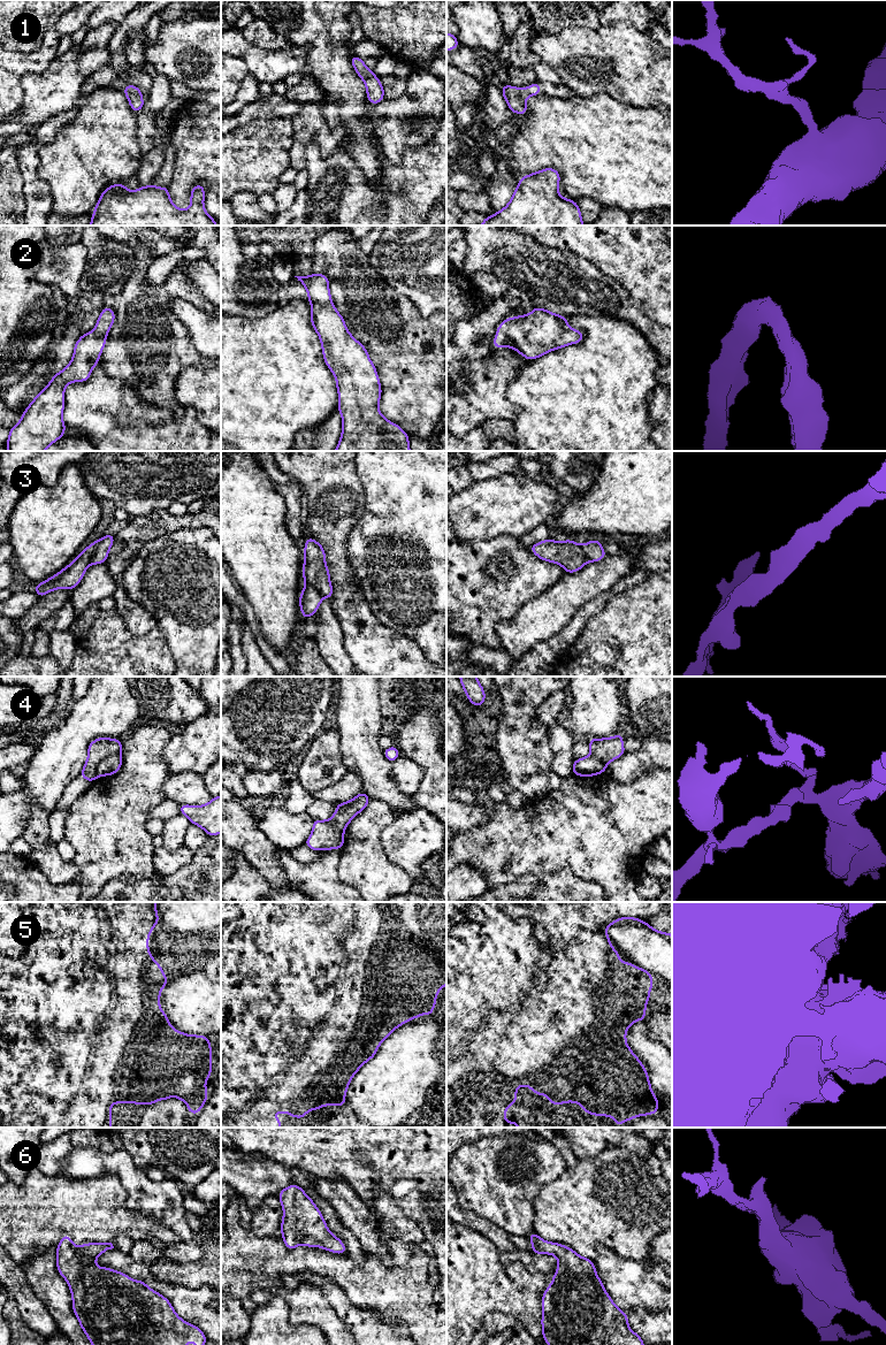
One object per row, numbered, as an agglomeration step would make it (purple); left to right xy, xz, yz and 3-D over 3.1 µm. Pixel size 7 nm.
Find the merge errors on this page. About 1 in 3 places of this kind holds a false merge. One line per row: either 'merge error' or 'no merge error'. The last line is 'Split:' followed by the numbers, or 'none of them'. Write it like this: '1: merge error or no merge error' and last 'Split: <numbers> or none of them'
1: no merge error
2: no merge error
3: merge error
4: merge error
5: merge error
6: no merge error
Split: 3, 4, 5

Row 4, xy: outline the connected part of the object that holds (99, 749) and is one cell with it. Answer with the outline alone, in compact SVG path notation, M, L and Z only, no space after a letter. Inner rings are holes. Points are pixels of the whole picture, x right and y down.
M97 738L87 747L87 759L79 775L93 782L97 779L98 765L101 761L113 755L121 754L122 740L110 738Z

